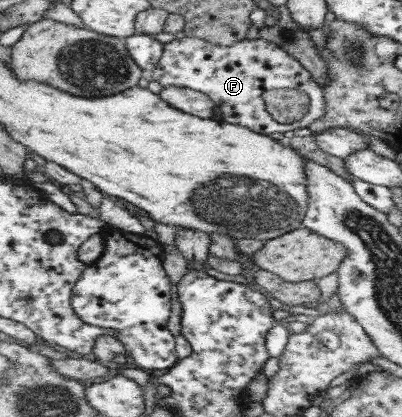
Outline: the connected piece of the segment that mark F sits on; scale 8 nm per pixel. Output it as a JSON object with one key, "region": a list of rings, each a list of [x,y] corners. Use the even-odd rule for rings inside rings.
{"region":[[[185,35],[181,39],[174,39],[165,44],[165,51],[156,69],[148,75],[150,80],[154,80],[162,87],[177,86],[189,87],[201,93],[206,93],[217,105],[218,114],[221,119],[235,125],[244,125],[249,129],[256,130],[257,133],[285,133],[285,131],[295,131],[301,127],[309,127],[317,119],[321,119],[327,113],[327,100],[325,100],[324,87],[317,83],[313,75],[304,67],[304,64],[294,58],[288,50],[284,50],[276,43],[267,41],[261,37],[256,39],[245,39],[231,46],[215,45],[213,42]],[[273,87],[293,87],[301,89],[311,95],[311,115],[307,115],[301,123],[303,125],[281,125],[277,123],[266,107],[266,91]]]}

